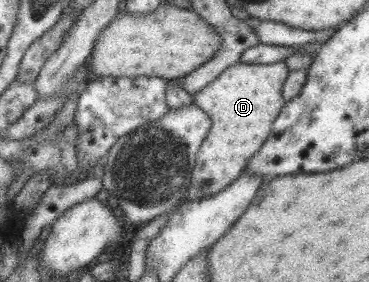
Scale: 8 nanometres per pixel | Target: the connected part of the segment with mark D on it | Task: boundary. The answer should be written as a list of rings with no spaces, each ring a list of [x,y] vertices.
[[[282,61],[263,65],[237,62],[192,96],[193,103],[207,114],[211,125],[198,147],[182,199],[195,201],[212,196],[241,175],[250,157],[270,135],[271,124],[284,106],[281,90],[288,73]]]

